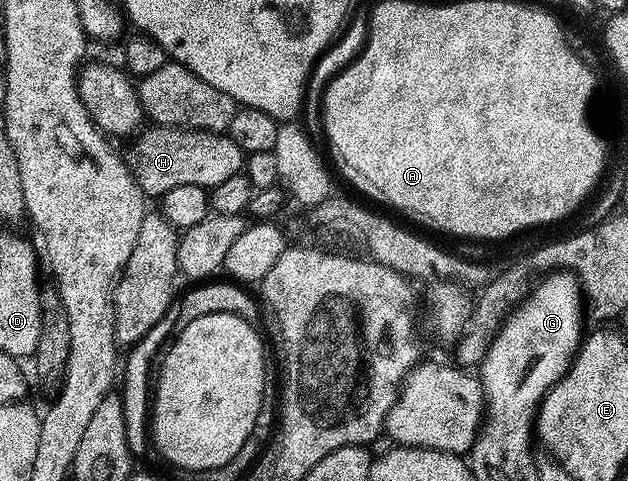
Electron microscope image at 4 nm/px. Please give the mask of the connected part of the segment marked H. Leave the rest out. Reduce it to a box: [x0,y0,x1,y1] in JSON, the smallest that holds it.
[124,125,244,200]

